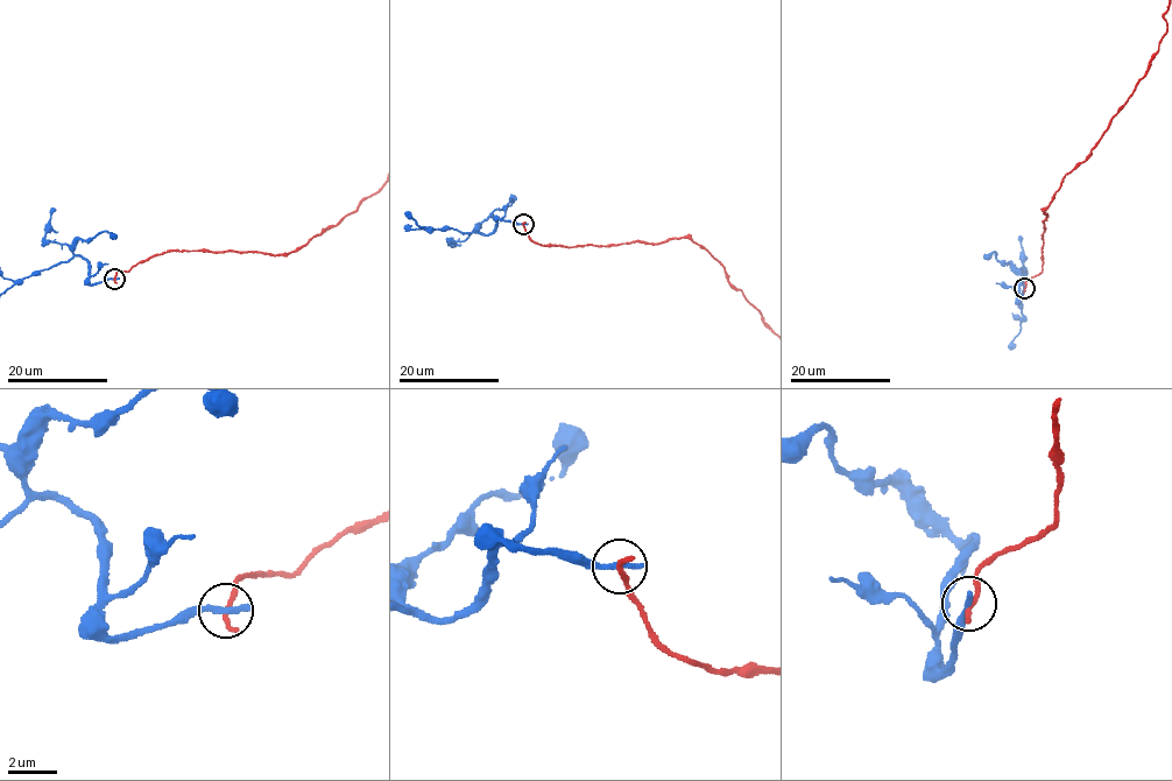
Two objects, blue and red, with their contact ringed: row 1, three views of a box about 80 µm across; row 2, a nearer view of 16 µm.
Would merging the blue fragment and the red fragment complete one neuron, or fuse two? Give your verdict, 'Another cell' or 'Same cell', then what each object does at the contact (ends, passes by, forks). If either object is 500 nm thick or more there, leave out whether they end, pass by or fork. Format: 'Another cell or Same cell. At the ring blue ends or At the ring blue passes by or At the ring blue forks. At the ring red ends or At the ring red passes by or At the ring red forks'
Another cell. At the ring blue ends. At the ring red ends

